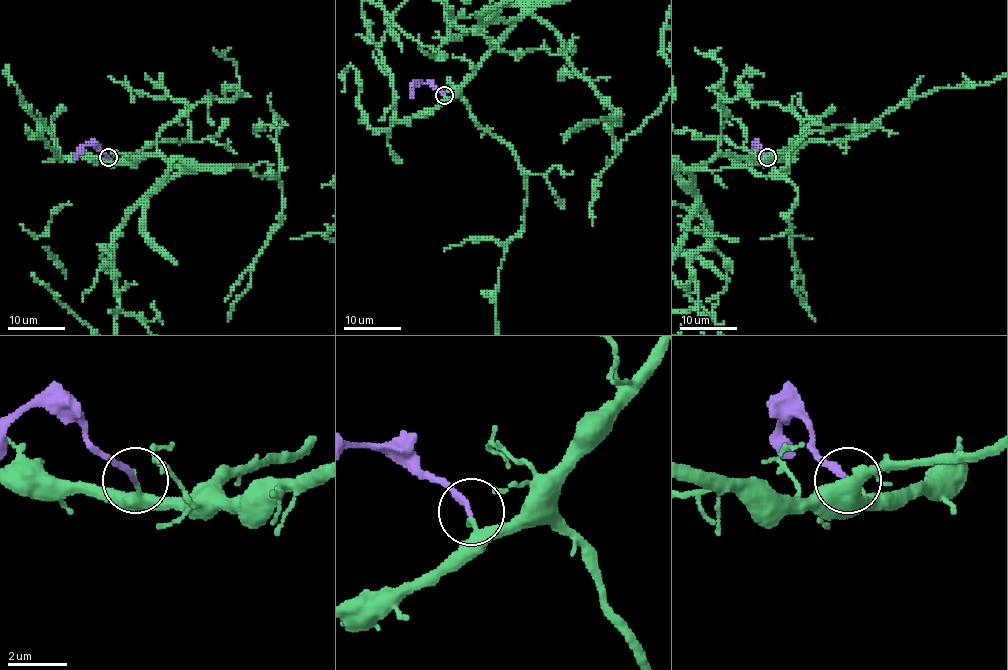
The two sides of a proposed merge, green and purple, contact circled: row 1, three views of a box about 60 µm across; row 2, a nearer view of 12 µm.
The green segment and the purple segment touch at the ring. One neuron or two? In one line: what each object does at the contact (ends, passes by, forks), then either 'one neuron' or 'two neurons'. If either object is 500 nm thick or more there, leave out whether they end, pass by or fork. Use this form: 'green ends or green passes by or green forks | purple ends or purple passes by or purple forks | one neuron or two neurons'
green ends | purple ends | two neurons

